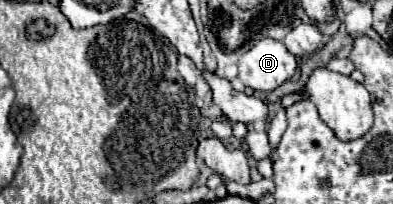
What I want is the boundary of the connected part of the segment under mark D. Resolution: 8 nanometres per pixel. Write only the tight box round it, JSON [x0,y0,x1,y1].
[239,39,297,93]

